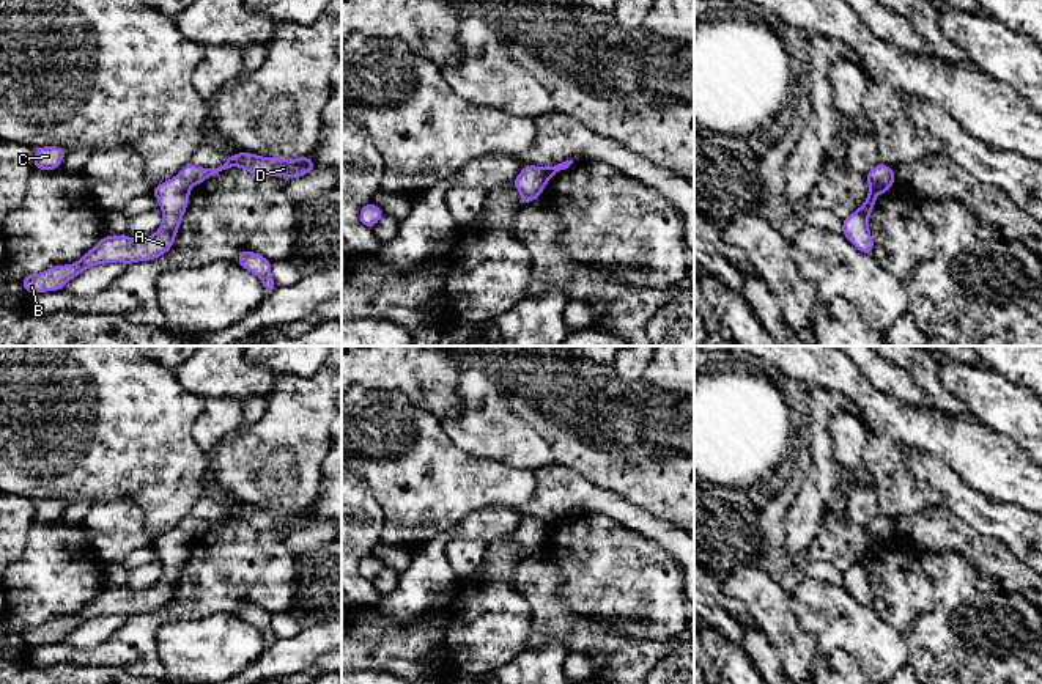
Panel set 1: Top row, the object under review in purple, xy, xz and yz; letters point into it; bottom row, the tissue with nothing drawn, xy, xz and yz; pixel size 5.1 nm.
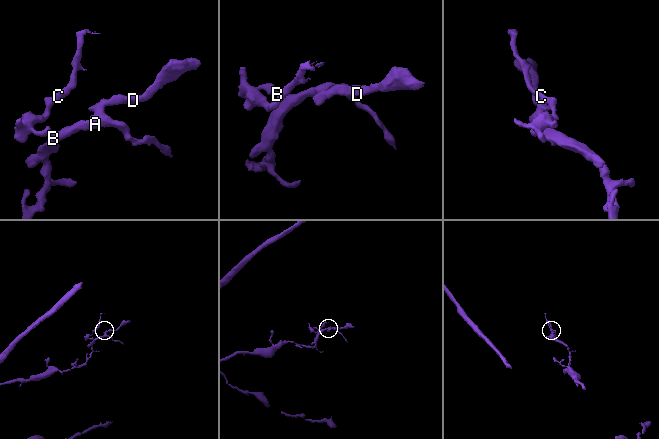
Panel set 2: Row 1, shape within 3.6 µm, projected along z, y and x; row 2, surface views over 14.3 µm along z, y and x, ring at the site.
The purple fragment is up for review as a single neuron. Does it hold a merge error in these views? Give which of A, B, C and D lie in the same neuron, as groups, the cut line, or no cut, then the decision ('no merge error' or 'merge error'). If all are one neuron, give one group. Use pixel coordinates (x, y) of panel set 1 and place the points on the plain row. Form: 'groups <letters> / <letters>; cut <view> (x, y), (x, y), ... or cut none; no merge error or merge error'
groups A B C D; cut none; no merge error

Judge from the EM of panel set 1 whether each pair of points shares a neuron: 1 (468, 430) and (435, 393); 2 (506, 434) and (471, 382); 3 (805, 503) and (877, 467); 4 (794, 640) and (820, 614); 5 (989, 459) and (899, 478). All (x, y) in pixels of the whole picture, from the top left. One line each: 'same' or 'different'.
1: different
2: same
3: different
4: different
5: same

